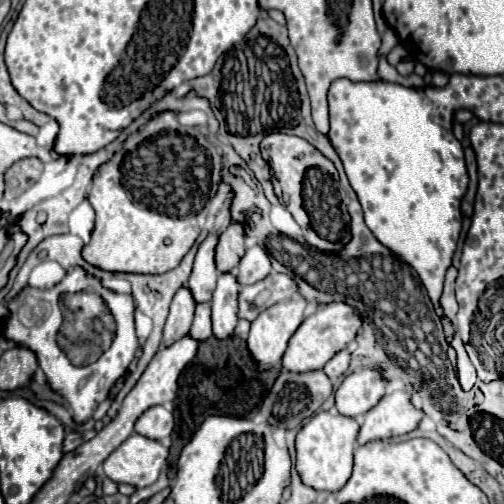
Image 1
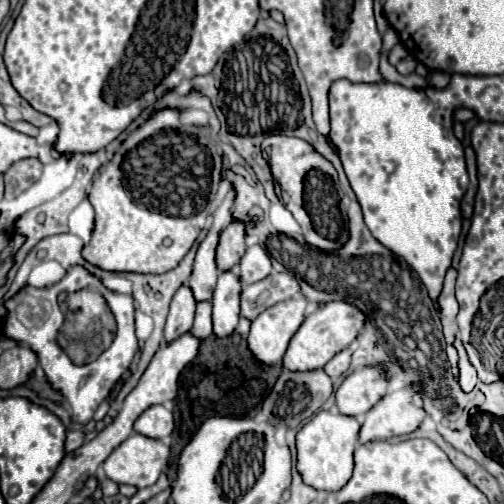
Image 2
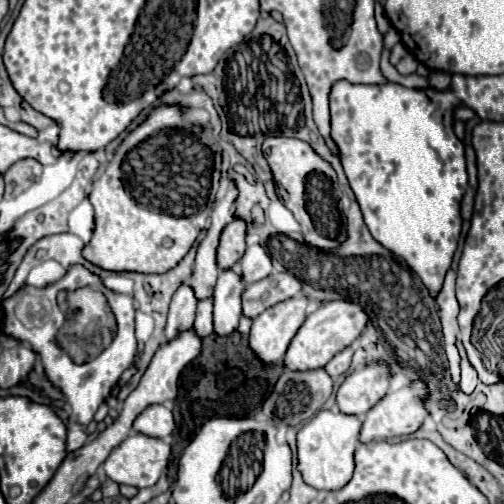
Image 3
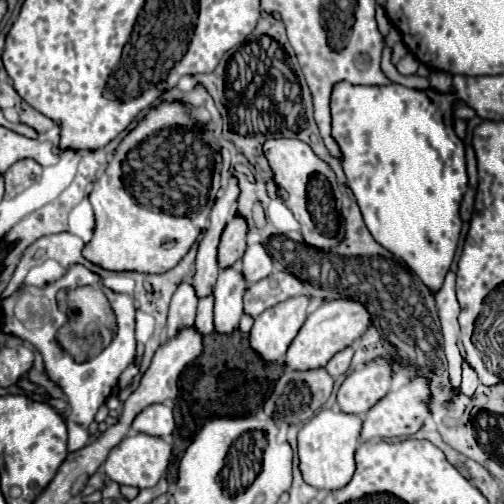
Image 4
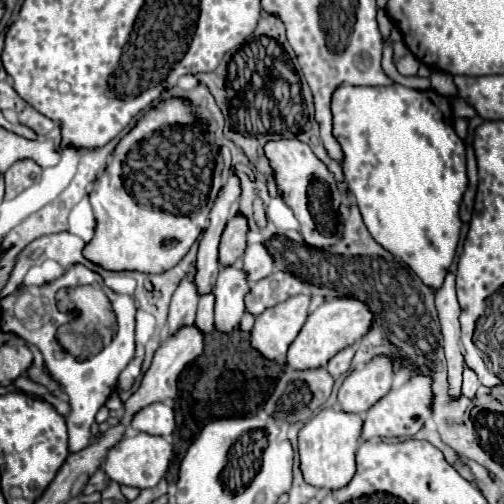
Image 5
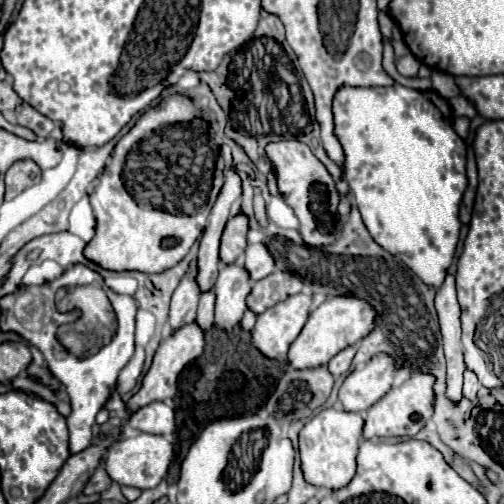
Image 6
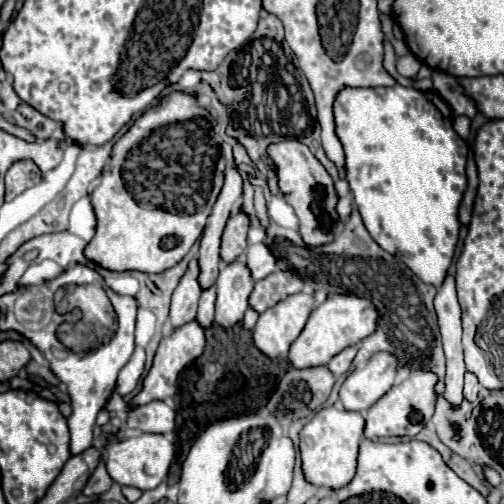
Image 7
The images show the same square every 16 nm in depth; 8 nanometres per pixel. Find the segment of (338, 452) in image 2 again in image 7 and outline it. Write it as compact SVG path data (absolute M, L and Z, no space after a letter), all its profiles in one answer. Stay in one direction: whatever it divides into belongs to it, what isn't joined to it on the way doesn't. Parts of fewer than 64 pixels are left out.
M328 406L314 414L314 418L300 432L300 454L302 470L308 482L316 486L342 488L356 474L358 444L364 436L364 416L360 412L350 412L344 408Z

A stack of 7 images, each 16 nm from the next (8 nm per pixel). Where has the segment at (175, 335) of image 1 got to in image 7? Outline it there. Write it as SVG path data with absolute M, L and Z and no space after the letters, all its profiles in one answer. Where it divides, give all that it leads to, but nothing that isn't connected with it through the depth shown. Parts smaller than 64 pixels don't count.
M192 258L188 264L186 274L182 276L180 284L176 286L174 294L172 294L172 304L170 304L170 320L172 326L182 326L188 320L196 318L196 310L198 310L198 298L200 298L200 266L198 266L198 258Z

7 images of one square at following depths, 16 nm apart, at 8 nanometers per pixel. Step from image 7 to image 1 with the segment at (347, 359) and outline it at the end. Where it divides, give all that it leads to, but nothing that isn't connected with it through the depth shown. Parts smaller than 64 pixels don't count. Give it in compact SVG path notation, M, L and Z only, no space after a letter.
M346 348L346 350L340 350L326 366L324 366L324 372L332 378L332 380L336 380L338 376L342 376L346 370L348 370L348 364L350 364L350 350Z

